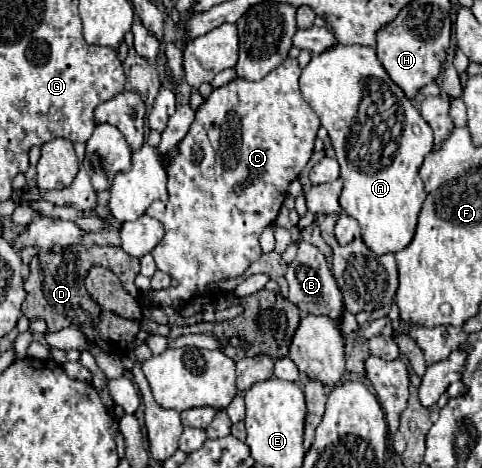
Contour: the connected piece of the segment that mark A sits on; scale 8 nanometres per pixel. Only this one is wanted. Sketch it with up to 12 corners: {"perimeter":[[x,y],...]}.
{"perimeter":[[376,49],[314,55],[340,207],[376,253],[414,237],[432,129]]}

